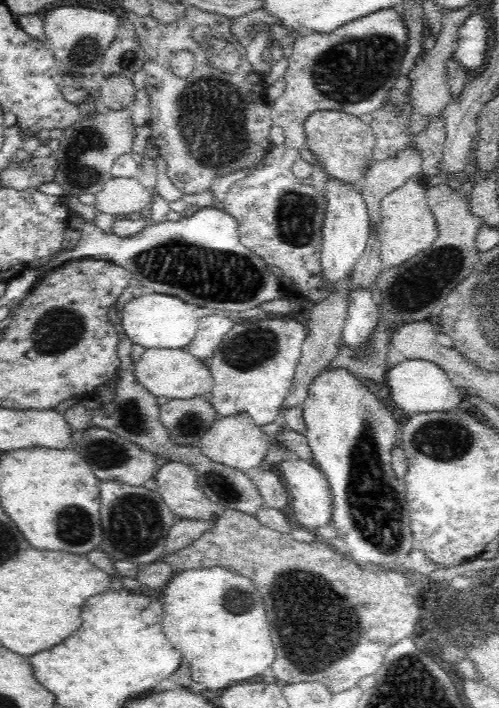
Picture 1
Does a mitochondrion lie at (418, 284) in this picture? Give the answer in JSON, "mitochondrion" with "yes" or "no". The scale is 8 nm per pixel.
{"mitochondrion":"yes"}

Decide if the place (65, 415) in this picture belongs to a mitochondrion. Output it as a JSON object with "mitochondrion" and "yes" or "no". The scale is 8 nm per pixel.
{"mitochondrion":"no"}

